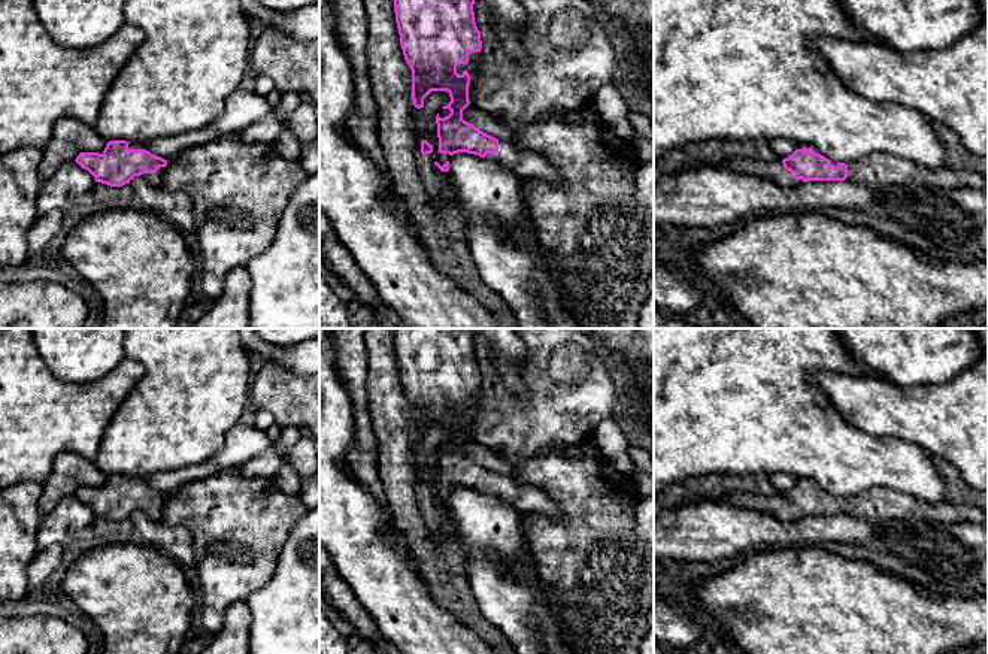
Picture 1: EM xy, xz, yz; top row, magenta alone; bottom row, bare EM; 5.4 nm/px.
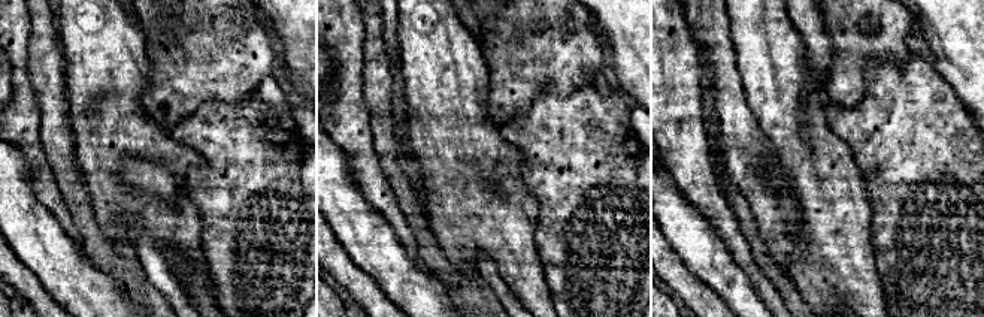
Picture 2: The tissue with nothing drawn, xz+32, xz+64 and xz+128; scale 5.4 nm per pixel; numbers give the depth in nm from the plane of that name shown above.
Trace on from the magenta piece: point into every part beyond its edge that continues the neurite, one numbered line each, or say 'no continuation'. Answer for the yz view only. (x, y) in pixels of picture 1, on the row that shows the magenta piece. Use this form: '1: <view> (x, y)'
1: yz (775, 170)

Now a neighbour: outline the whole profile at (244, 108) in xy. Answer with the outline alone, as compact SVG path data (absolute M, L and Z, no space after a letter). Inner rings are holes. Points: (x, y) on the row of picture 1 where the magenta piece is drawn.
M237 88L227 100L222 115L201 130L173 137L160 137L145 145L145 149L164 160L175 158L184 149L207 143L224 134L237 133L266 118L272 108L266 97L255 91Z

